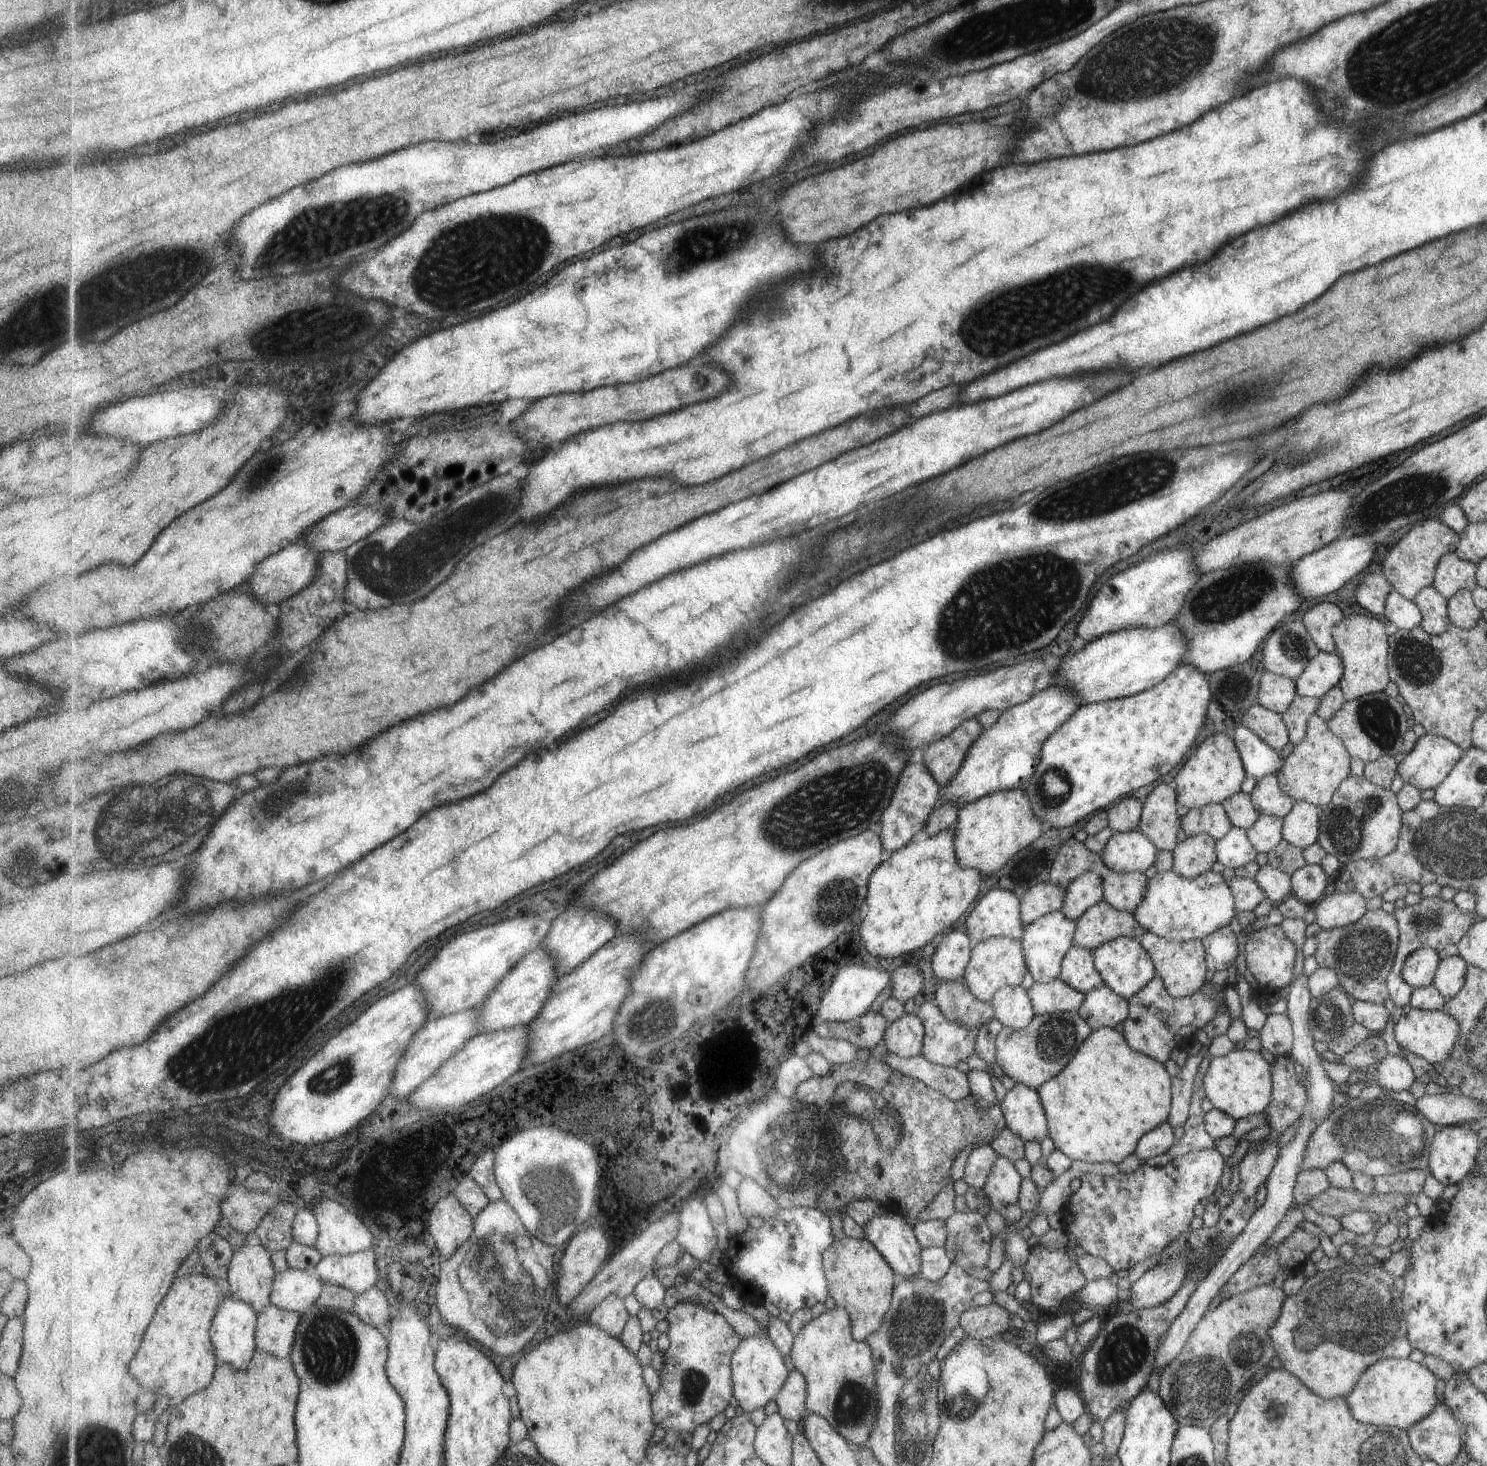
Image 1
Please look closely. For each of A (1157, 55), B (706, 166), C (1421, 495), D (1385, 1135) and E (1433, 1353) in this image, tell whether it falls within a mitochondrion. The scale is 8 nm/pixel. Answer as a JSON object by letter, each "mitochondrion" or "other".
{"A":"mitochondrion","B":"other","C":"mitochondrion","D":"mitochondrion","E":"other"}

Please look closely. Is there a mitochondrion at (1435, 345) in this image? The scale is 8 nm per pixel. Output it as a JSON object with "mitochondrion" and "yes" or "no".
{"mitochondrion":"no"}

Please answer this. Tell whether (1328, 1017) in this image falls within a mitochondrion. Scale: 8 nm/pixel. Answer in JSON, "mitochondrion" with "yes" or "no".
{"mitochondrion":"yes"}

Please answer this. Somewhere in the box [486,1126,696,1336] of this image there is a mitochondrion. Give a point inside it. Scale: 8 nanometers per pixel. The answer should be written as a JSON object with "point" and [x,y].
{"point":[550,1190]}

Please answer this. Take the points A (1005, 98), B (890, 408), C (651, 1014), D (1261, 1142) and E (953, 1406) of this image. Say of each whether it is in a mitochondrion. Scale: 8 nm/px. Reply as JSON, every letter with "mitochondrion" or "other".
{"A":"other","B":"other","C":"mitochondrion","D":"other","E":"mitochondrion"}

